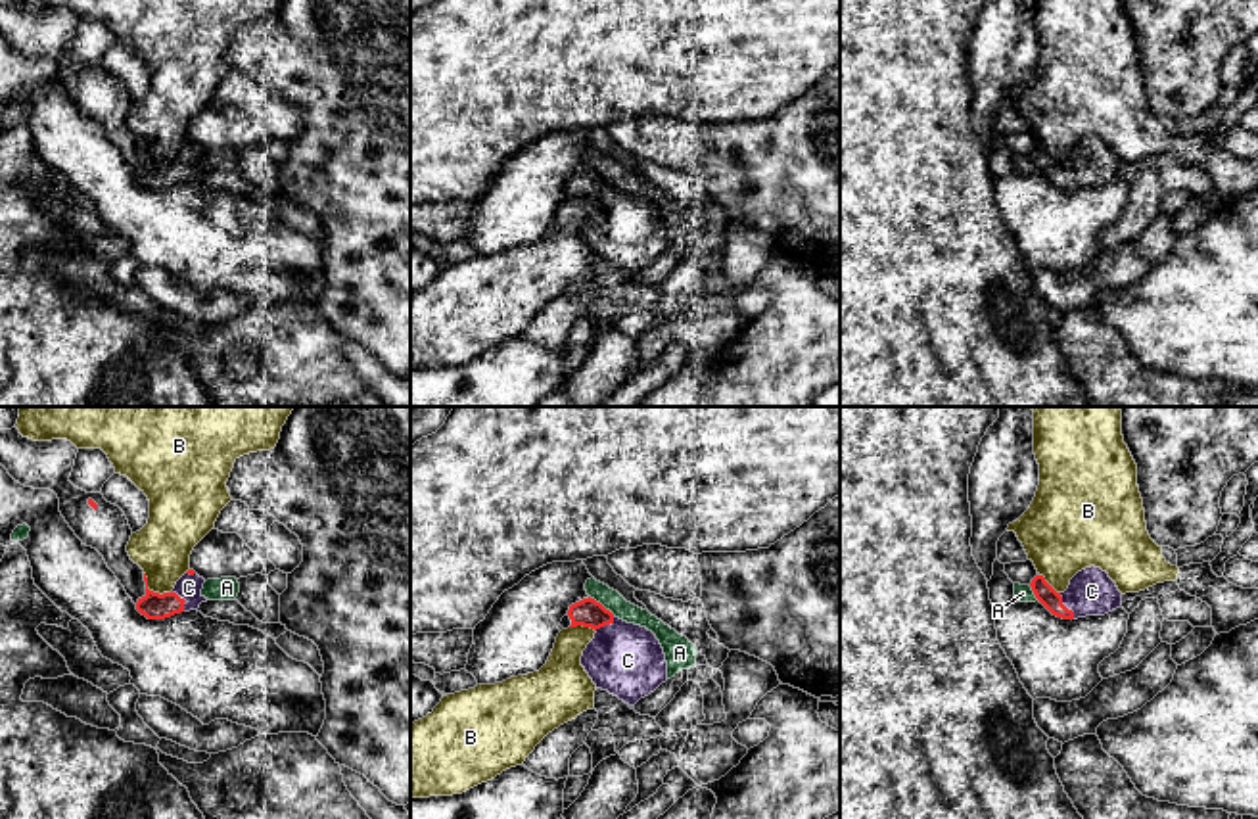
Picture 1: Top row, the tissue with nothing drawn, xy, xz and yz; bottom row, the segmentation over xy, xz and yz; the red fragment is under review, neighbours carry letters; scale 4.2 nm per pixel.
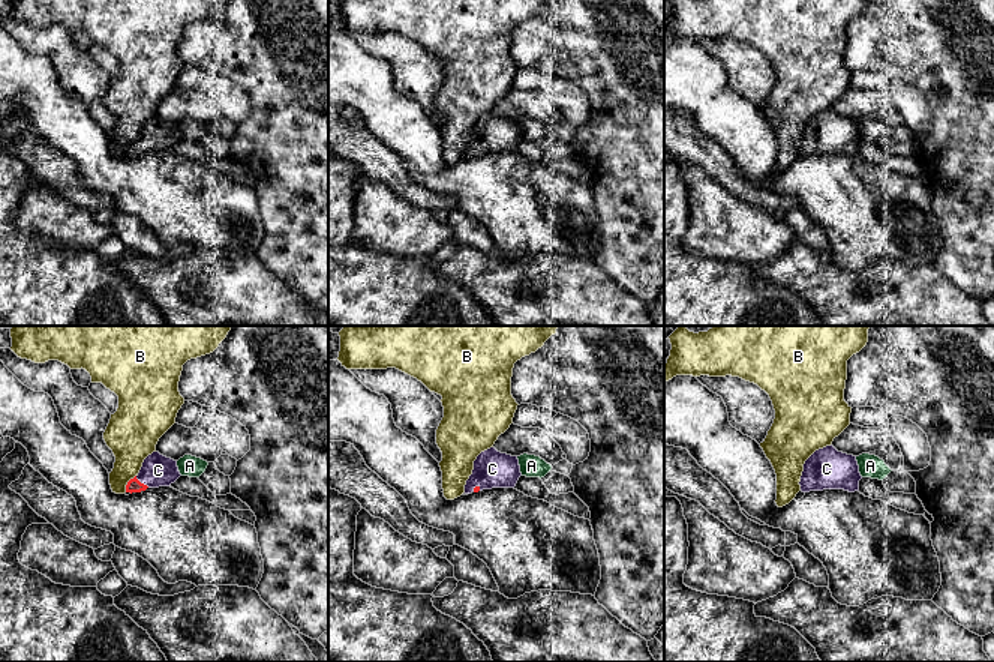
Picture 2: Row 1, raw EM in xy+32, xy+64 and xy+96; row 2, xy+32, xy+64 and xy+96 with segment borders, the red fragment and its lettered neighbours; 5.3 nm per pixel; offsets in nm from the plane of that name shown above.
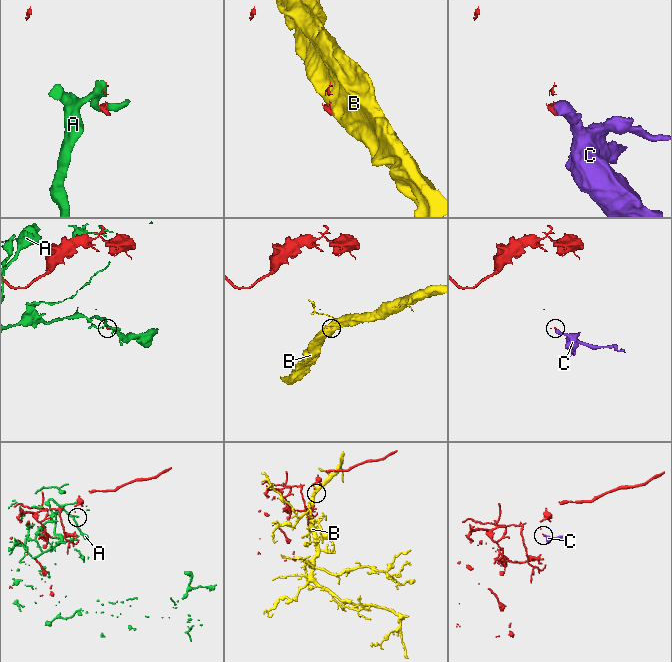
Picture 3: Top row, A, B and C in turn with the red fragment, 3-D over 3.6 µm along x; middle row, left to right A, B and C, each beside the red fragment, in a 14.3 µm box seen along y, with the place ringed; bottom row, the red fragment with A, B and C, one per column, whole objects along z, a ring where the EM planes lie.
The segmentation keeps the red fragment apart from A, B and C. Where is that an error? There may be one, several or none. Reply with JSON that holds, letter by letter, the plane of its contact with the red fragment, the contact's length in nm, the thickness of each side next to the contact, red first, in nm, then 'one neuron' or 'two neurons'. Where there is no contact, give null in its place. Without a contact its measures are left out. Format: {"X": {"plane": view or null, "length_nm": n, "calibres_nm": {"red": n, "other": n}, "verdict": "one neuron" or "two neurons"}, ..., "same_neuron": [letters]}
{"A": {"plane": "xz", "length_nm": 140, "calibres_nm": {"red": 120, "other": 90}, "verdict": "two neurons"}, "B": {"plane": "xy", "length_nm": 150, "calibres_nm": {"red": 110, "other": 240}, "verdict": "two neurons"}, "C": {"plane": "yz", "length_nm": 130, "calibres_nm": {"red": 80, "other": 190}, "verdict": "one neuron"}, "same_neuron": ["C"]}

